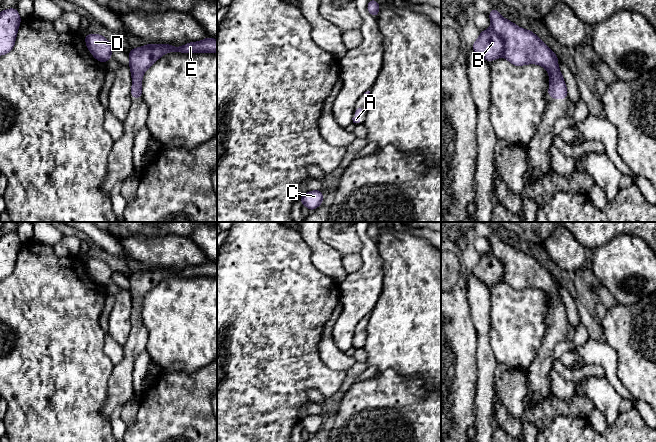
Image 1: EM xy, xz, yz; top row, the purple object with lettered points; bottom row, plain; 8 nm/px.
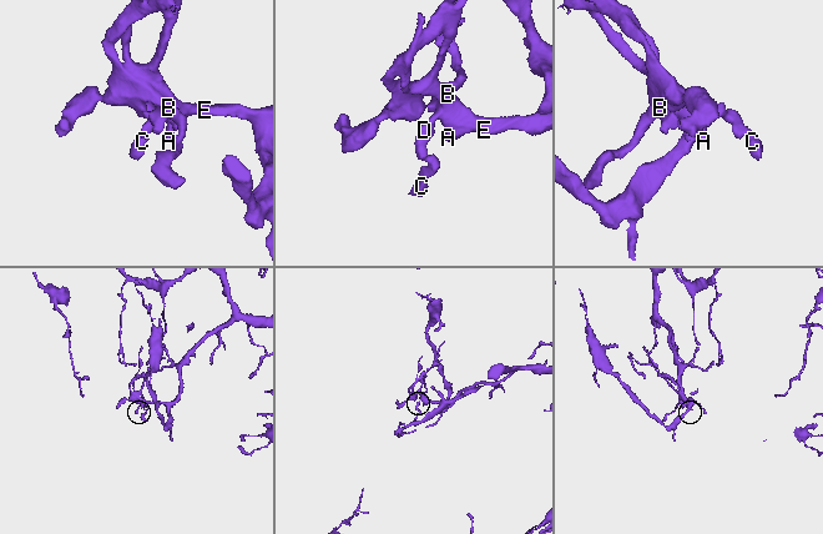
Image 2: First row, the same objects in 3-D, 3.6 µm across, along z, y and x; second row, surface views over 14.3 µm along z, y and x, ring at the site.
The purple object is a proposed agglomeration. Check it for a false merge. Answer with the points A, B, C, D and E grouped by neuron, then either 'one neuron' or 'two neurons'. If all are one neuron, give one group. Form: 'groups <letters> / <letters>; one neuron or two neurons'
groups A B C D E; one neuron

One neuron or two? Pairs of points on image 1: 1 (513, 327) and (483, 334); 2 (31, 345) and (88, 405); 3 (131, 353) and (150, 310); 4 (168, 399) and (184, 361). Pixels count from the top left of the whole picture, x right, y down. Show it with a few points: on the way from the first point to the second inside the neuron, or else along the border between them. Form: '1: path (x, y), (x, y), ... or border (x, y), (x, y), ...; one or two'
1: border (489, 310), (489, 344), (494, 356); two
2: path (46, 360), (50, 367), (73, 390); one
3: border (141, 320), (147, 331), (146, 347); two
4: border (203, 366), (193, 372), (162, 373); two

